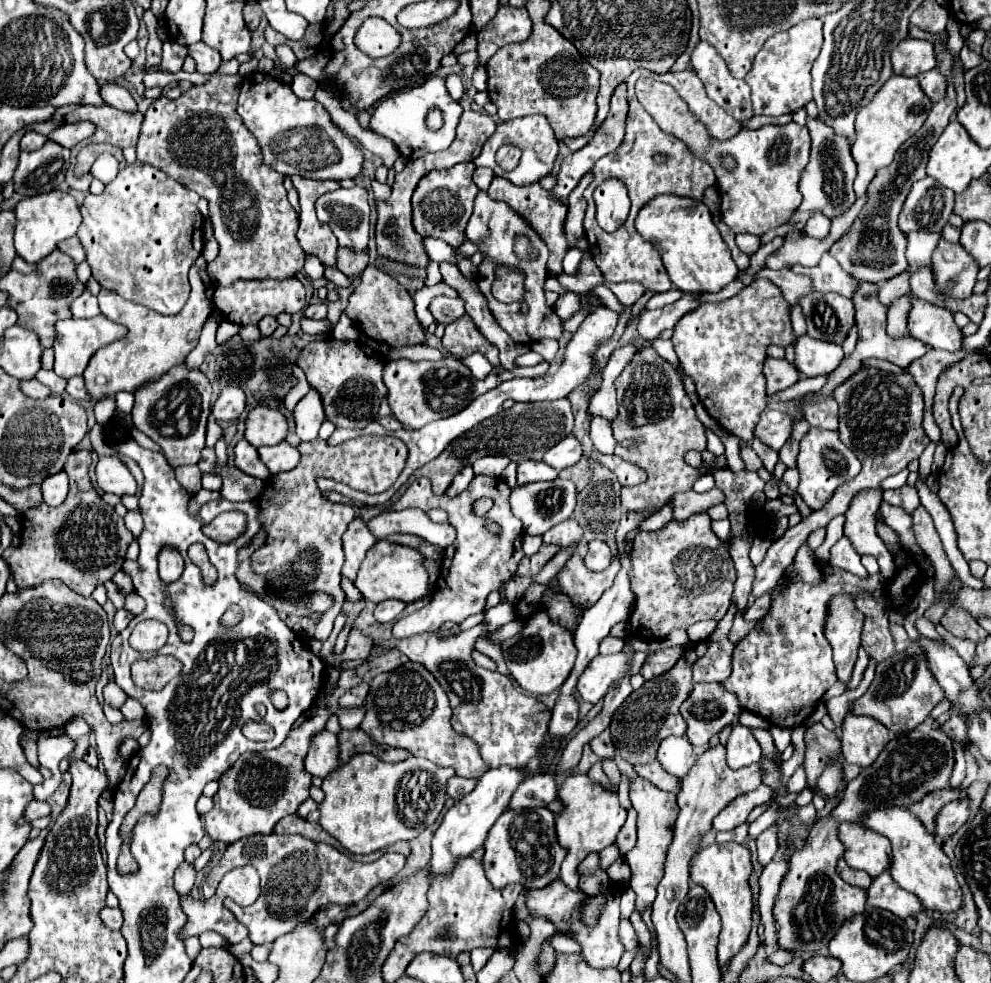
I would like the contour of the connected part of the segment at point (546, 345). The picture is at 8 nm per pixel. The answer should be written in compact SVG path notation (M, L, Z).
M540 339L540 341L532 343L530 349L536 351L536 353L540 353L546 361L552 361L554 355L556 355L556 351L558 351L558 341L556 339Z

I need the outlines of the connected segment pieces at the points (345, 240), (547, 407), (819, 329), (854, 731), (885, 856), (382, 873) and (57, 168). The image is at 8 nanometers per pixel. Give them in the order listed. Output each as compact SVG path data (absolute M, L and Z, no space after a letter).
M364 187L336 189L322 195L316 203L318 219L326 219L340 245L364 251L368 247L368 191Z
M566 397L556 399L556 401L514 403L512 409L504 409L498 415L484 419L482 423L472 427L472 431L454 439L434 461L416 469L416 473L410 479L414 481L416 477L428 477L432 481L434 493L444 495L446 489L450 487L454 475L462 467L472 465L476 459L486 457L486 455L504 455L516 463L526 461L526 459L542 461L544 451L548 451L548 447L554 447L556 443L560 443L560 439L570 435L572 427L574 427L574 415L572 415L570 401Z
M808 293L800 297L808 335L842 345L854 325L854 303L838 293Z
M848 713L842 723L842 757L850 765L868 767L886 743L892 739L890 731L872 717Z
M842 823L838 835L844 845L844 859L852 869L862 869L870 877L876 877L888 869L890 845L880 833L856 823Z
M250 835L228 845L222 859L212 867L212 871L204 879L204 897L214 895L224 873L246 863L254 865L260 873L262 895L250 907L232 909L232 913L240 923L248 927L252 943L272 943L272 939L292 931L298 923L310 919L324 905L352 905L360 901L378 883L390 881L404 867L404 855L384 853L372 863L360 863L340 853L332 845L312 843L302 835Z
M46 141L38 151L20 153L20 163L14 171L14 191L22 197L54 191L64 183L68 153L68 149L52 141Z

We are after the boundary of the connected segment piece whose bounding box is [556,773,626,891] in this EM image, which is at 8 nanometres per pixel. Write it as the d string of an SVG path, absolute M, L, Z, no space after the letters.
M572 773L570 777L564 779L564 783L558 787L558 797L564 803L564 809L556 815L556 833L558 843L566 849L560 879L577 891L580 890L578 873L580 861L584 861L588 853L602 851L604 847L616 841L616 835L626 821L626 809L620 807L616 793L608 793L602 787L596 787L596 783L592 783L586 775L580 773Z

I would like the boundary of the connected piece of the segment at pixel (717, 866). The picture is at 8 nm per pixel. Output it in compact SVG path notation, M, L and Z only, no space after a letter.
M738 843L708 845L692 857L690 879L696 885L702 885L710 893L710 897L722 917L722 933L720 933L720 943L718 943L718 961L720 963L734 957L748 939L750 913L752 913L752 893L750 893L750 885L748 885L750 873L752 873L750 849L746 845L738 845Z

